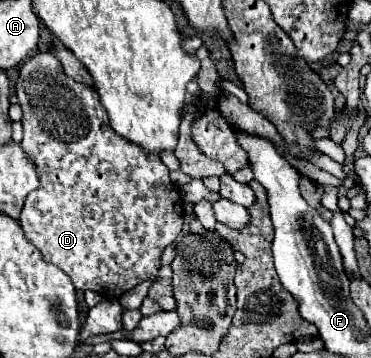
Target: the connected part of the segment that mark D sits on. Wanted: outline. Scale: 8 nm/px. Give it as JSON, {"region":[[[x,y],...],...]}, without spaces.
{"region":[[[46,45],[46,49],[38,51],[34,57],[26,59],[24,65],[18,69],[18,79],[16,79],[16,97],[18,103],[22,107],[22,127],[24,127],[24,139],[22,139],[22,149],[28,155],[28,159],[34,163],[36,167],[36,175],[40,179],[40,189],[32,191],[26,197],[22,215],[20,215],[20,225],[24,229],[24,237],[40,251],[42,259],[46,259],[48,263],[60,267],[74,283],[76,289],[82,291],[96,291],[104,297],[120,297],[122,293],[134,289],[138,283],[142,281],[154,281],[158,279],[158,269],[160,269],[160,257],[162,251],[168,243],[172,243],[176,239],[176,235],[182,229],[182,199],[180,199],[180,191],[178,187],[170,181],[170,171],[168,167],[160,161],[158,155],[144,155],[144,151],[140,151],[140,147],[136,147],[134,143],[128,143],[128,139],[120,139],[120,135],[116,135],[116,131],[112,131],[110,123],[108,123],[108,113],[104,111],[98,91],[86,85],[76,83],[72,77],[68,77],[62,69],[62,63],[54,57],[52,53],[52,45]]]}

